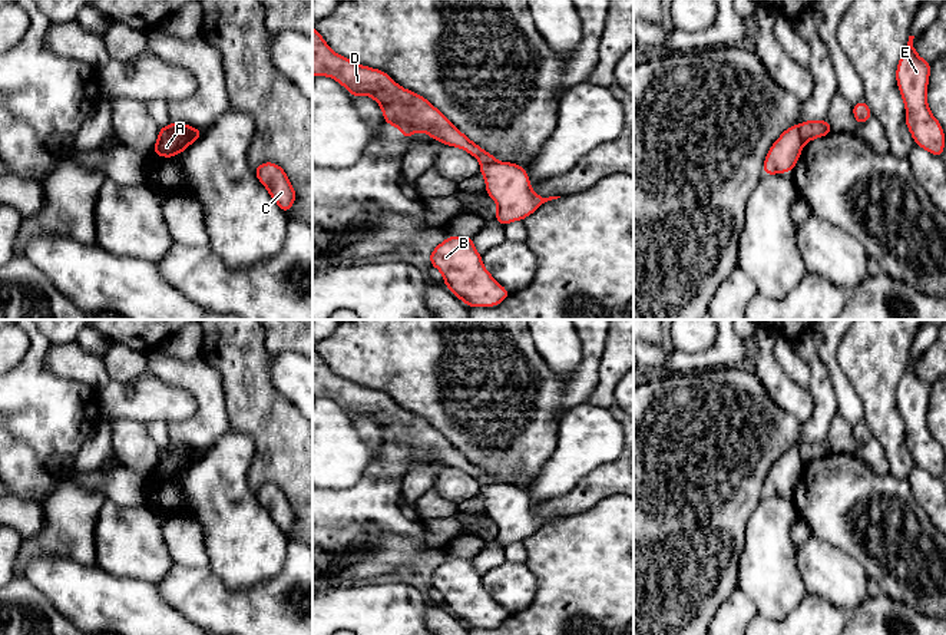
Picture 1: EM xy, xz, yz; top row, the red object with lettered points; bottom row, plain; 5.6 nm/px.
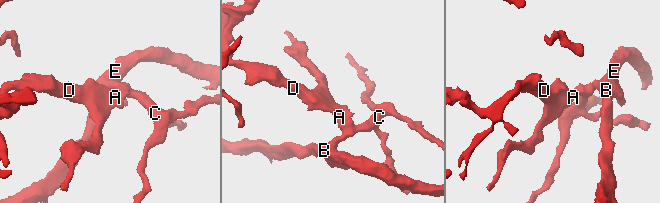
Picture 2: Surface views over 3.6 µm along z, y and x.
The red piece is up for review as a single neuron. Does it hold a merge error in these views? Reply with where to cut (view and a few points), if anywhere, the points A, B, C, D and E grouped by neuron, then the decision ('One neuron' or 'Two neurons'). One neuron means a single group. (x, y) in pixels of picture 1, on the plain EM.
Split along xy (164, 449), (175, 455), (189, 455), (195, 450). Groups: A D / B C E. Two neurons

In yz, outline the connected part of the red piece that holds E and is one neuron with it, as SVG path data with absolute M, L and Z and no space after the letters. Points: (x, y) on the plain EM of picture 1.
M914 357L896 390L896 401L906 429L906 447L917 467L940 479L945 470L945 453L927 427L927 404L932 384L923 381L914 371Z

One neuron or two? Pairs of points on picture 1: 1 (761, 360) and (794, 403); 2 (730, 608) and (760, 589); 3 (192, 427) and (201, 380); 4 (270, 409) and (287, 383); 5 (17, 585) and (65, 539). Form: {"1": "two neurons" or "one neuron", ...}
{"1": "one neuron", "2": "two neurons", "3": "one neuron", "4": "two neurons", "5": "one neuron"}

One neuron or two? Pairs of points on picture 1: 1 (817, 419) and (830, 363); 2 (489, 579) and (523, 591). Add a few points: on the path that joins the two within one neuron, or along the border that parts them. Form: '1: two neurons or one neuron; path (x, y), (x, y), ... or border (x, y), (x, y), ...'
1: two neurons; border (816, 353), (826, 367), (837, 404)
2: one neuron; path (498, 581), (510, 584), (515, 588)

